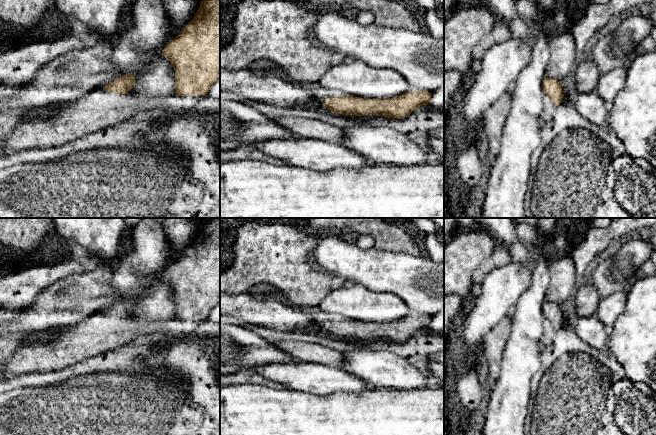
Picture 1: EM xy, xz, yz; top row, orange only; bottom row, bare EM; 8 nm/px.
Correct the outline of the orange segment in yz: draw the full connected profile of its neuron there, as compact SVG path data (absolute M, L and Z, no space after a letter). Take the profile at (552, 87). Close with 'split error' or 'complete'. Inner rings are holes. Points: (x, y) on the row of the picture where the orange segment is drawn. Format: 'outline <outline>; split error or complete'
outline M545 77L542 88L544 92L544 107L540 114L541 125L553 118L556 107L560 105L564 99L564 89L561 81L551 77Z; split error

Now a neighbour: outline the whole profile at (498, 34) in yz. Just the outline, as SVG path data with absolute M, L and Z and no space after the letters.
M497 22L493 29L485 35L473 49L473 59L482 60L485 52L493 45L505 41L507 38L506 27L503 23Z

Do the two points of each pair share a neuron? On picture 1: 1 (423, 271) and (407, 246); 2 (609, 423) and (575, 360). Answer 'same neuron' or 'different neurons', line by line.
1: different neurons
2: same neuron

